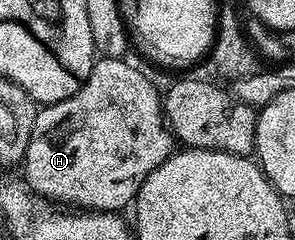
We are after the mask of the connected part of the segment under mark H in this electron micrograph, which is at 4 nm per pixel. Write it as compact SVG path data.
M97 58L96 64L92 66L90 77L80 86L78 93L74 93L57 103L49 103L41 106L37 110L33 133L30 134L29 145L22 160L22 168L24 167L24 171L22 170L23 178L37 195L49 201L55 201L57 204L67 205L72 209L115 211L120 213L125 210L123 207L127 203L129 206L135 200L136 194L140 192L142 185L146 181L146 177L150 173L154 173L154 169L158 169L158 165L162 165L162 161L166 161L172 155L174 150L174 136L164 121L161 92L159 90L156 92L155 85L138 68L131 67L130 64L124 62L128 61L125 61L123 58Z

